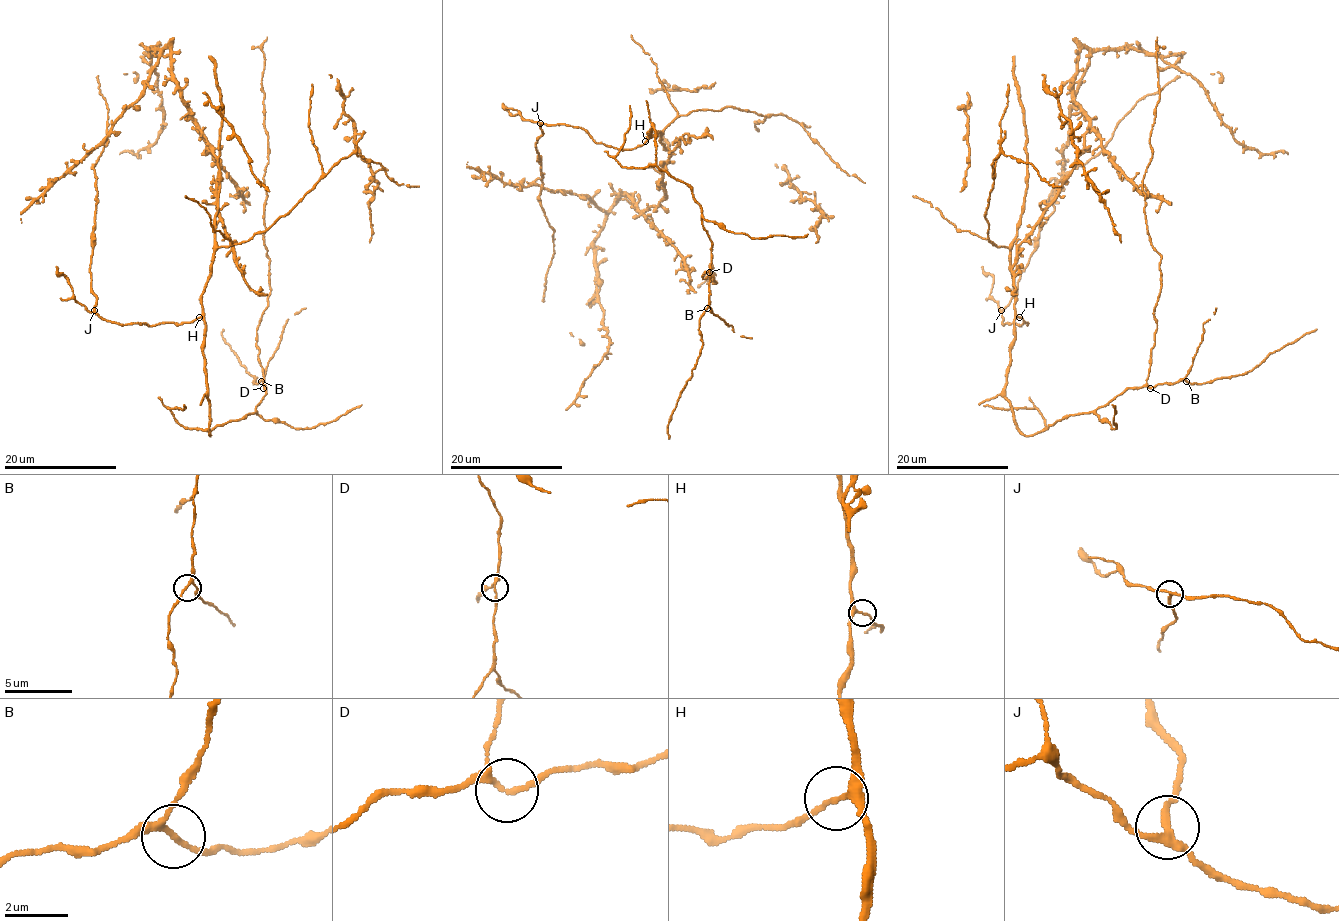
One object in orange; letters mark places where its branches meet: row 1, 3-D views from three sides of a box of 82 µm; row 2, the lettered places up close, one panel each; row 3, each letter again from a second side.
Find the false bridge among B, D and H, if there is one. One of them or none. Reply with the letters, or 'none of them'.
none of them

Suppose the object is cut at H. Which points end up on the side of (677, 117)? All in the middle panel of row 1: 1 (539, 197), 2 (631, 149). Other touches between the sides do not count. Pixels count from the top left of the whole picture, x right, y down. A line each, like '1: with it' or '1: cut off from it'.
1: cut off from it
2: cut off from it

